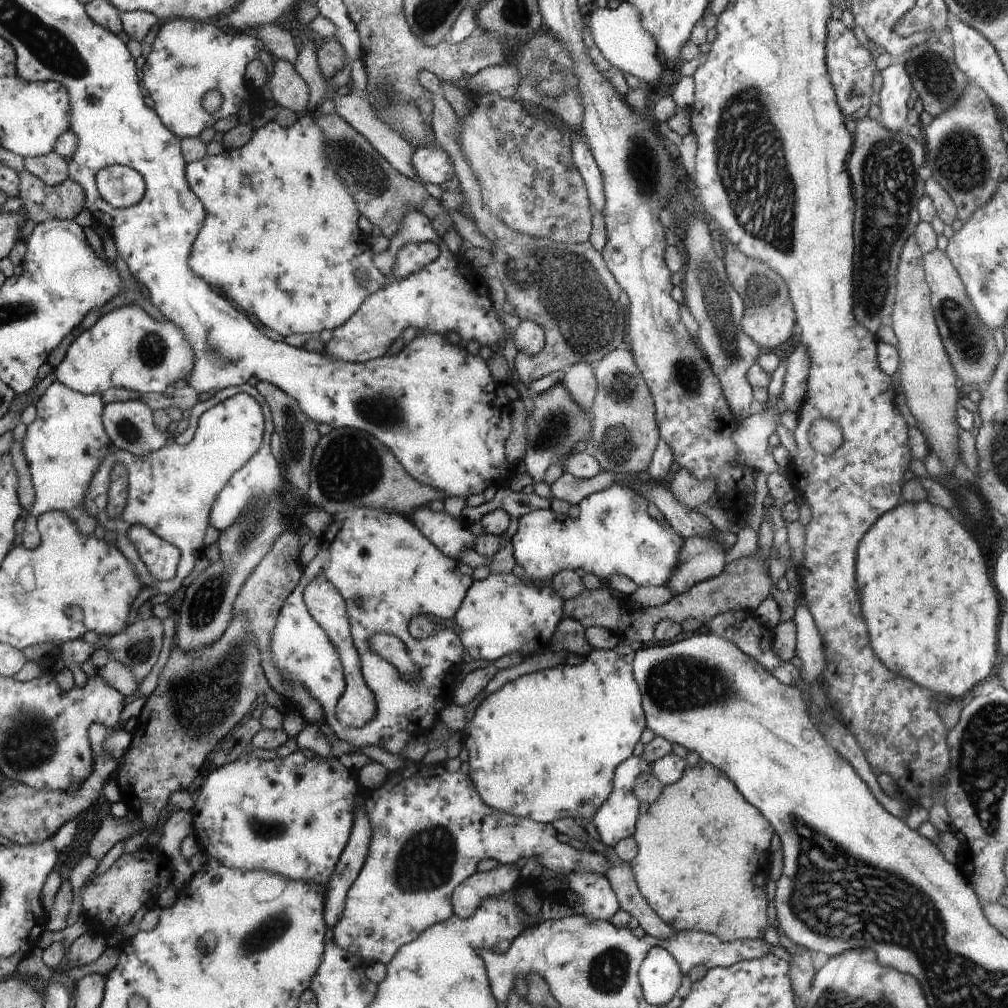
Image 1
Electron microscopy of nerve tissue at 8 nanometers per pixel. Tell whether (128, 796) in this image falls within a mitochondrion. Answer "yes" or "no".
no

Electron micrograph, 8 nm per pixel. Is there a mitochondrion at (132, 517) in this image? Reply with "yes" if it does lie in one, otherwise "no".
no

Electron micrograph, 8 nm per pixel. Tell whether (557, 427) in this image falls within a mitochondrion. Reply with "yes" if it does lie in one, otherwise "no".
yes

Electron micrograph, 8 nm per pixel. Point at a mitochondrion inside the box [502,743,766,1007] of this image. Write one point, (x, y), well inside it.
(609, 971)

